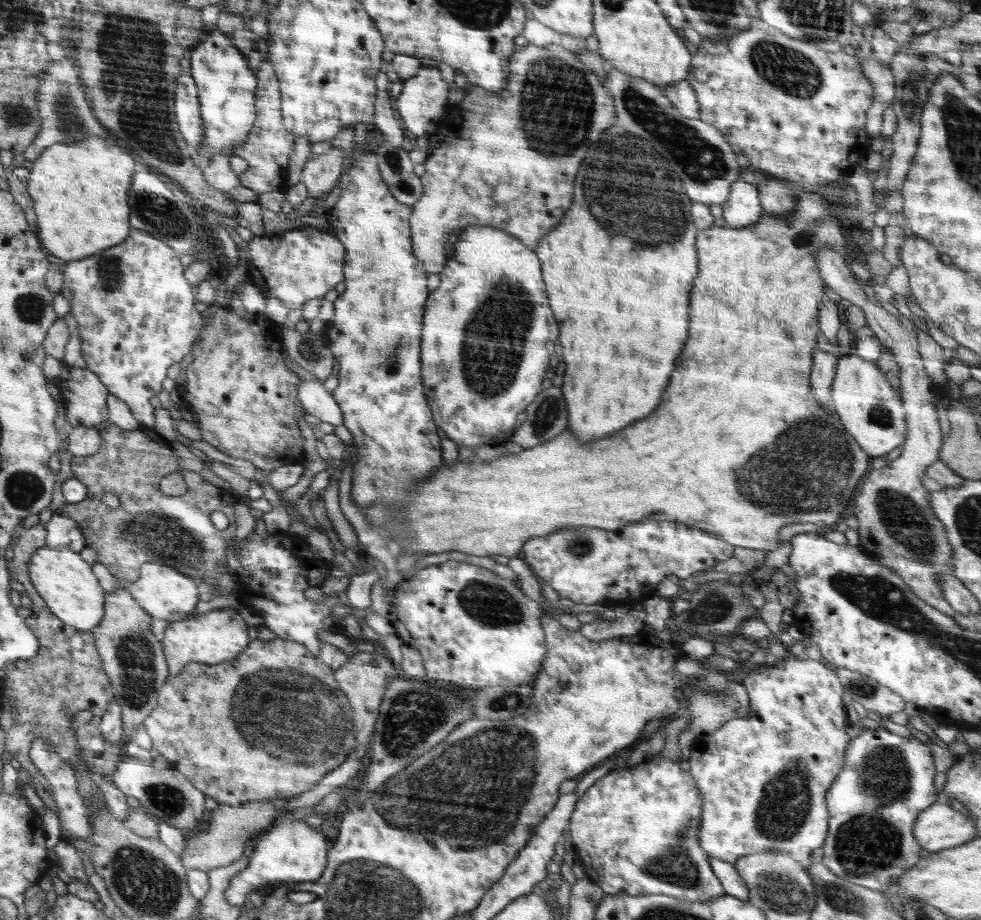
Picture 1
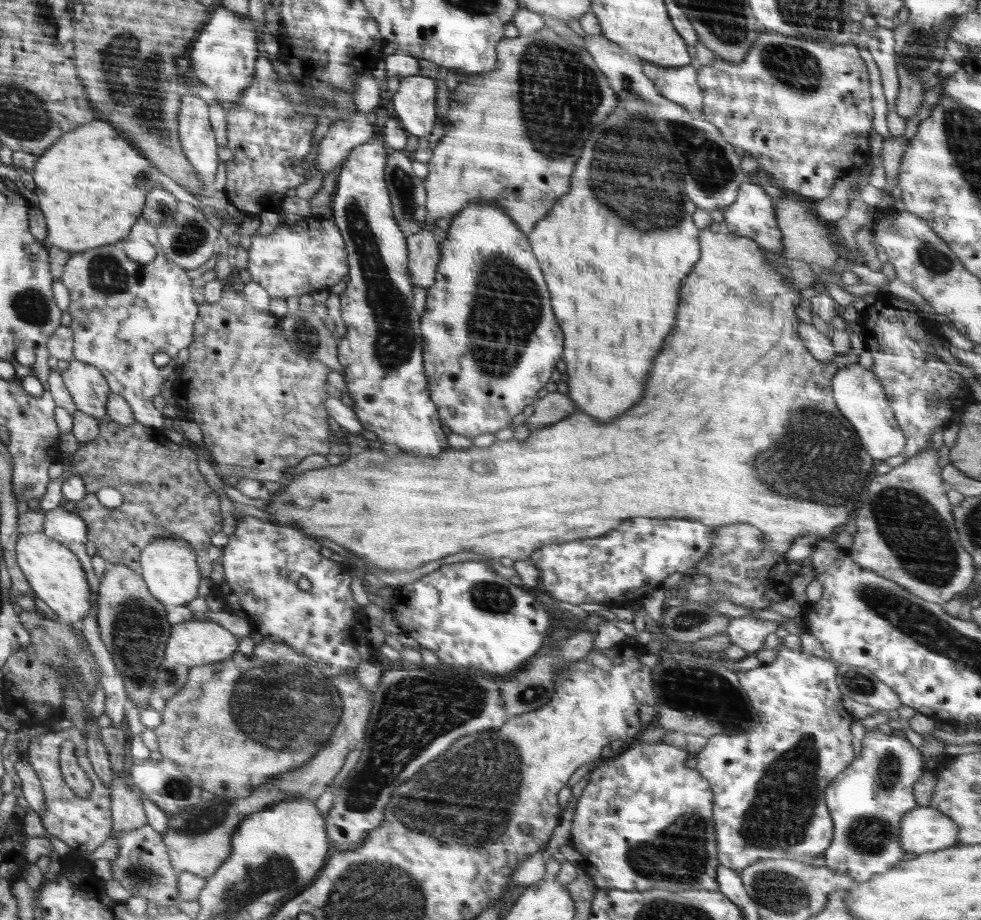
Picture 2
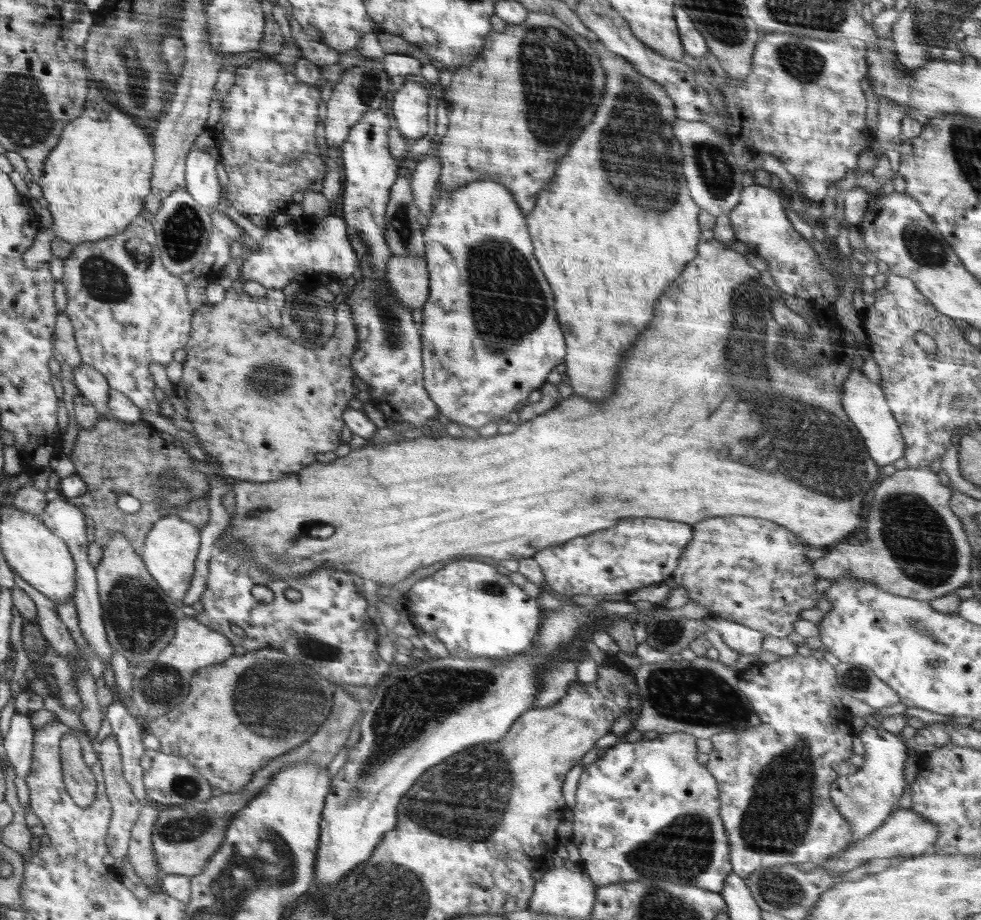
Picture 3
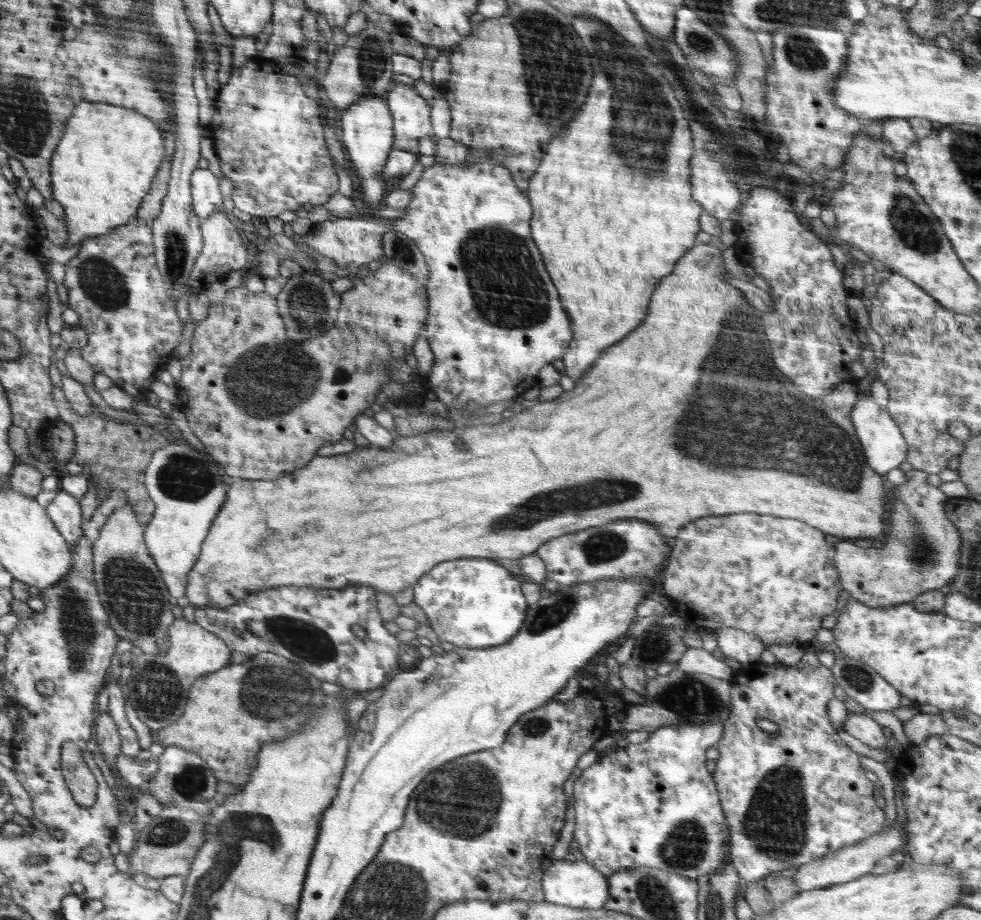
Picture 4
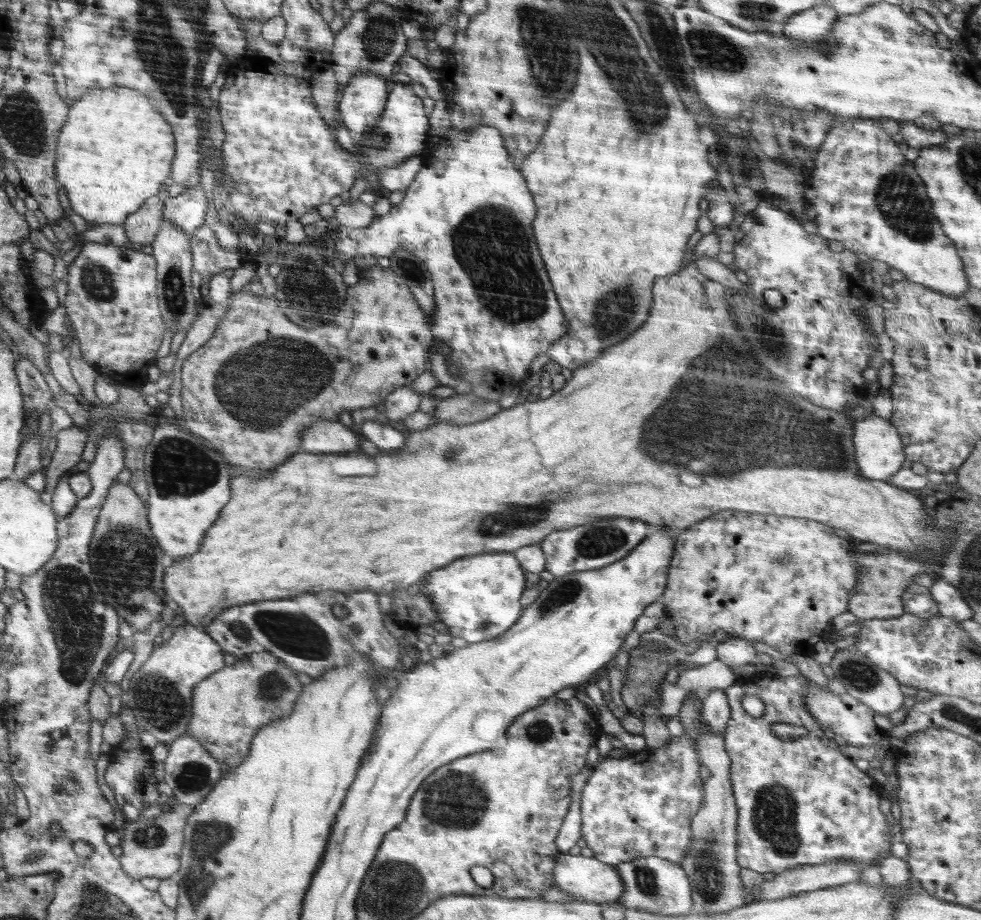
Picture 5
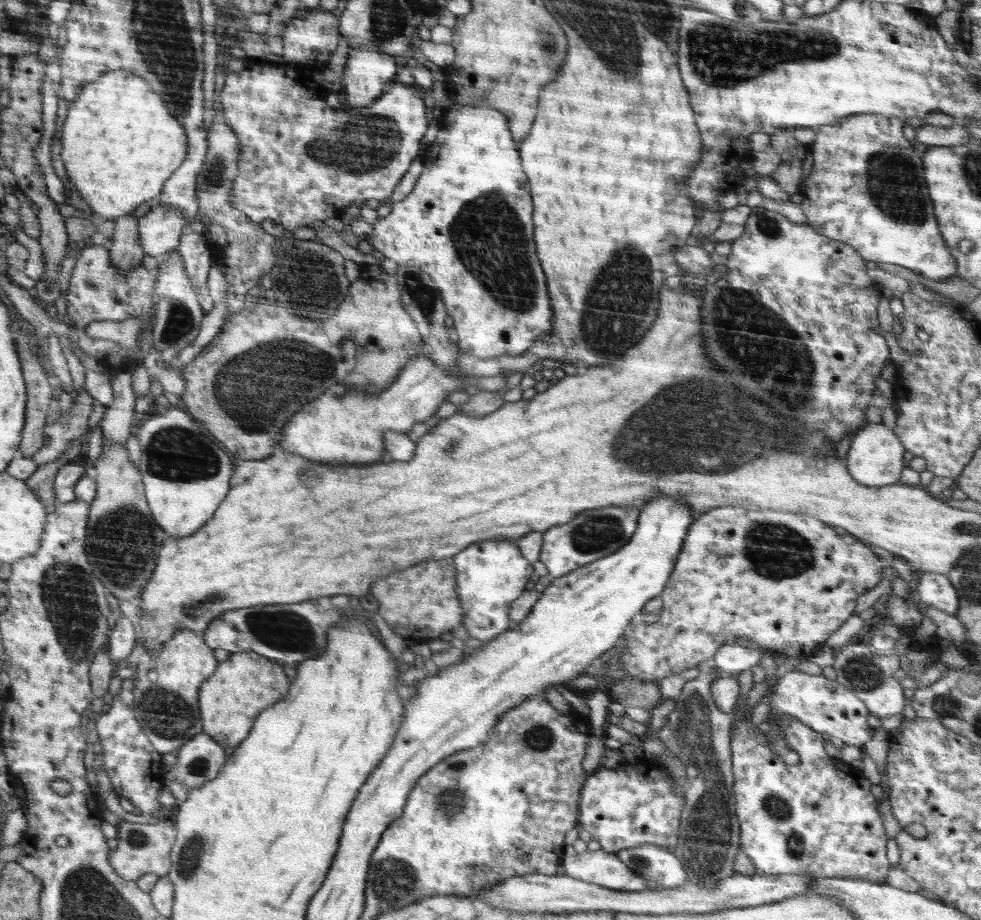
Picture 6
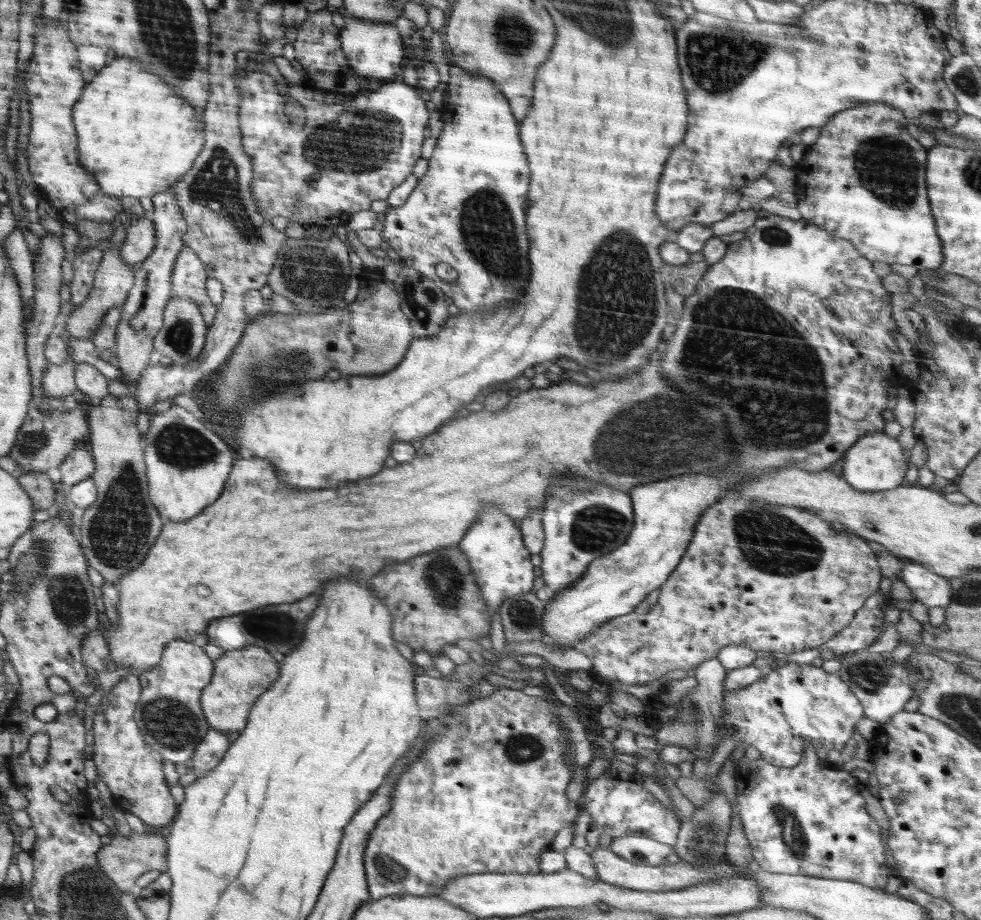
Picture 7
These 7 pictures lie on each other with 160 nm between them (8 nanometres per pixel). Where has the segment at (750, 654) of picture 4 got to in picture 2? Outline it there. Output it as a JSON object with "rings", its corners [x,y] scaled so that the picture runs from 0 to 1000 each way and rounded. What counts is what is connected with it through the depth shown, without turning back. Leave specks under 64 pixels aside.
{"rings":[[[765,670],[746,672],[738,689],[746,701],[754,702],[762,711],[778,704],[785,689],[790,689],[795,679],[791,675],[780,675]]]}

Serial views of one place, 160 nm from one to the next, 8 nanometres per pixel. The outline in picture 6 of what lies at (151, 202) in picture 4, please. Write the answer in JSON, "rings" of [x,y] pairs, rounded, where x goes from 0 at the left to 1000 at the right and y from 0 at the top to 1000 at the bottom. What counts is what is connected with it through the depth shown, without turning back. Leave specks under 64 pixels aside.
{"rings":[[[143,230],[139,236],[126,234],[117,238],[118,245],[111,280],[115,288],[126,297],[143,288],[148,278],[142,260],[141,236],[143,236]]]}

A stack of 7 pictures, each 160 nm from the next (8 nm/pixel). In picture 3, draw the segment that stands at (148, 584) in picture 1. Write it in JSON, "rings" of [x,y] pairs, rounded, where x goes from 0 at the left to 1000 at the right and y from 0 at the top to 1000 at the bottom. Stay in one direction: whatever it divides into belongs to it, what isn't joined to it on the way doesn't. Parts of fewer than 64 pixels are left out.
{"rings":[[[171,560],[162,566],[148,585],[148,593],[143,604],[161,637],[179,653],[186,654],[195,636],[199,623],[199,610],[205,592],[204,580],[205,574],[186,565],[185,561]]]}

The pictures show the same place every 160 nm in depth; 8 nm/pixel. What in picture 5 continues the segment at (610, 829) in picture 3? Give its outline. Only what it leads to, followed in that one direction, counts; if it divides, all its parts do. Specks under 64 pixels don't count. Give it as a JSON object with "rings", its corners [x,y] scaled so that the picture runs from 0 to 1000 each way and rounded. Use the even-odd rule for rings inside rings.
{"rings":[[[731,748],[724,751],[722,757],[716,761],[713,777],[715,785],[719,787],[719,791],[723,796],[737,800],[745,779],[745,770],[740,759],[739,749]],[[695,797],[691,801],[684,801],[682,809],[672,814],[667,814],[665,817],[664,830],[659,826],[648,826],[644,823],[625,824],[619,823],[612,826],[610,833],[607,833],[601,841],[601,846],[597,849],[592,861],[592,911],[597,915],[597,920],[604,926],[604,932],[609,933],[612,937],[617,937],[624,941],[629,941],[632,938],[642,937],[647,933],[654,933],[659,930],[671,930],[678,933],[687,939],[694,940],[694,935],[700,929],[706,907],[704,905],[704,893],[708,885],[714,880],[717,873],[718,858],[717,848],[714,846],[712,836],[715,830],[710,821],[709,805],[699,797]]]}

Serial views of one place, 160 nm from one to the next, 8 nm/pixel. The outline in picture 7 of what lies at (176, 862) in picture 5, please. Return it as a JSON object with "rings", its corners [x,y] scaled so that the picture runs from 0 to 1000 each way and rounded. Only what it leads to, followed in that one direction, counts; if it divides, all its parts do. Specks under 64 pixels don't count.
{"rings":[[[151,899],[147,907],[135,903],[131,909],[126,909],[115,904],[114,913],[110,918],[99,926],[99,934],[103,945],[107,947],[109,953],[127,971],[134,970],[135,961],[139,954],[147,948],[170,948],[169,946],[169,914],[168,909],[159,900]]]}

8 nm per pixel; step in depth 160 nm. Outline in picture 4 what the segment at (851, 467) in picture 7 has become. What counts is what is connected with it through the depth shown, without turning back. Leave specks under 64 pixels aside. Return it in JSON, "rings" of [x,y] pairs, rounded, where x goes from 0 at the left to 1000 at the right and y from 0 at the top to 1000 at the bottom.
{"rings":[[[889,432],[874,434],[871,438],[866,451],[867,458],[872,463],[873,472],[880,485],[880,491],[884,498],[884,505],[892,513],[902,516],[923,501],[926,484],[922,478],[917,464],[907,452],[903,441],[893,439]]]}

